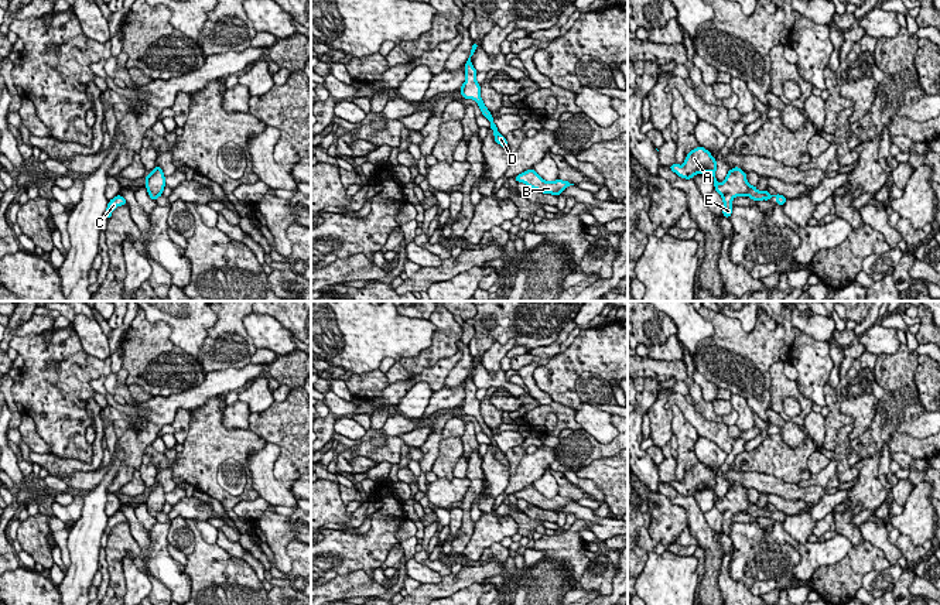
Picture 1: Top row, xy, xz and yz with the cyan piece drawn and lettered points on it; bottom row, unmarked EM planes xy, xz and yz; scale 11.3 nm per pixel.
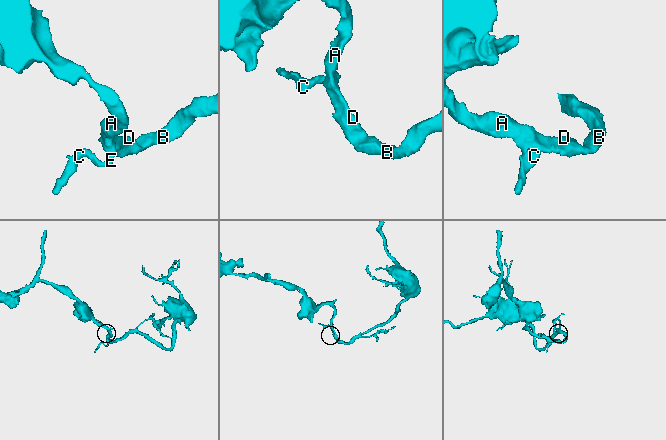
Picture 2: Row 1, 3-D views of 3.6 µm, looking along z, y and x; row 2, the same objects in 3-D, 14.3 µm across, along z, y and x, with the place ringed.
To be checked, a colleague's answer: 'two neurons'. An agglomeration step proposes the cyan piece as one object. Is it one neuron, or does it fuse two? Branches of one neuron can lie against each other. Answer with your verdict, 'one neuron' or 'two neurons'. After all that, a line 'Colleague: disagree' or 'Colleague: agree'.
one neuron
Colleague: disagree

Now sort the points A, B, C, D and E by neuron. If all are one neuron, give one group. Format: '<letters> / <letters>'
A B C D E

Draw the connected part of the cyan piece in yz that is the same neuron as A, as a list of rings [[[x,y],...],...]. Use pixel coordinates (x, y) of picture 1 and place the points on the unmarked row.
[[[701,462],[691,466],[686,472],[683,482],[678,482],[676,479],[669,485],[678,493],[686,496],[691,496],[695,491],[711,489],[714,493],[714,506],[721,512],[724,519],[722,531],[725,534],[731,534],[734,526],[732,516],[736,513],[748,512],[753,517],[769,517],[772,513],[775,513],[777,522],[785,522],[787,516],[785,512],[780,510],[770,512],[768,506],[758,507],[756,502],[753,503],[748,499],[746,489],[742,488],[739,483],[728,486],[725,496],[719,500],[715,495],[717,476],[711,472],[708,466]]]

